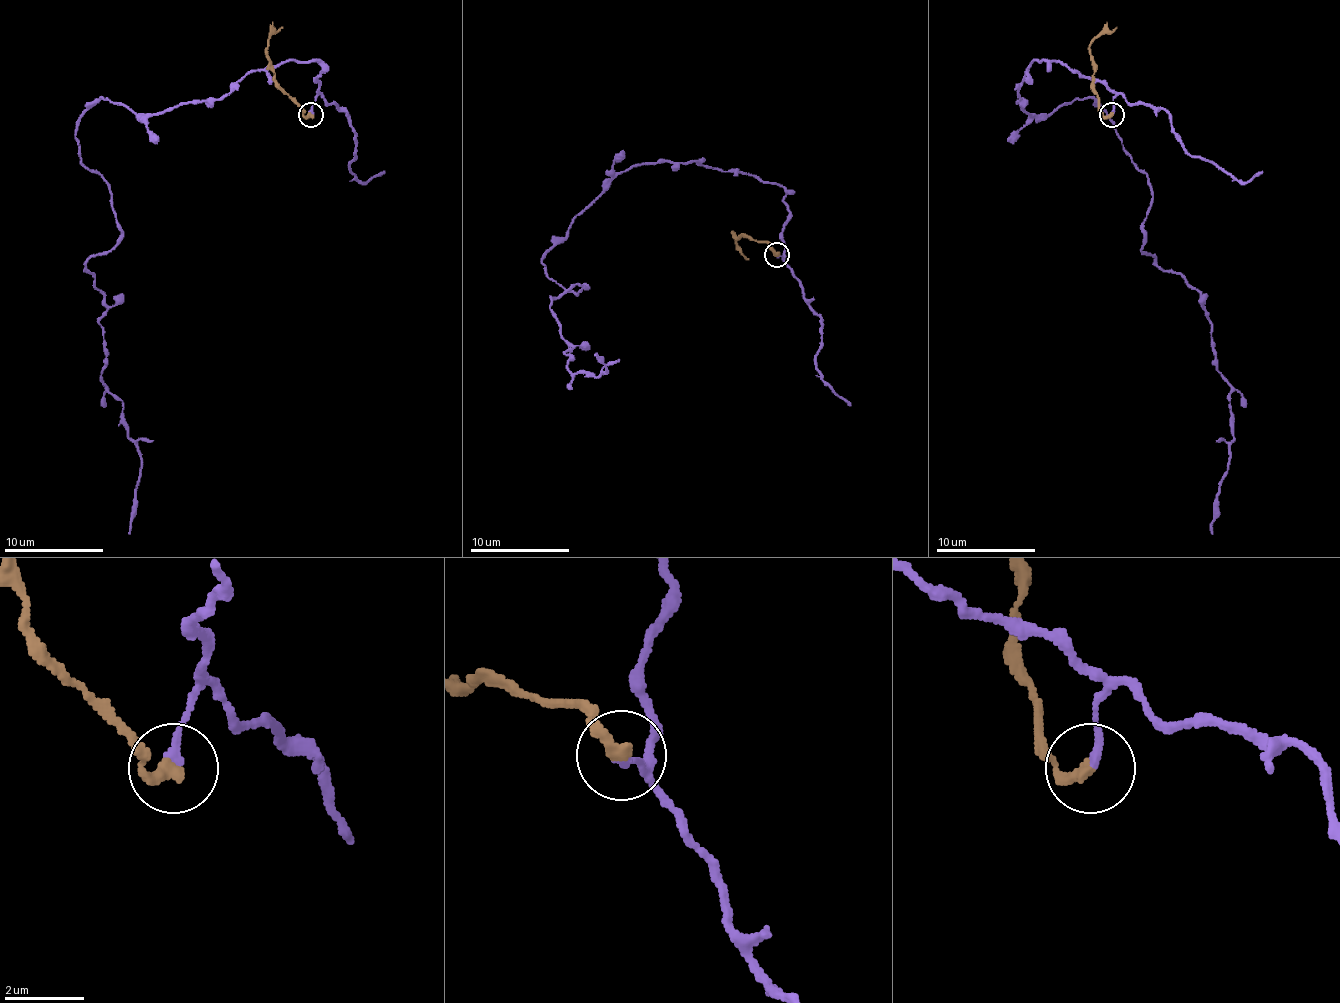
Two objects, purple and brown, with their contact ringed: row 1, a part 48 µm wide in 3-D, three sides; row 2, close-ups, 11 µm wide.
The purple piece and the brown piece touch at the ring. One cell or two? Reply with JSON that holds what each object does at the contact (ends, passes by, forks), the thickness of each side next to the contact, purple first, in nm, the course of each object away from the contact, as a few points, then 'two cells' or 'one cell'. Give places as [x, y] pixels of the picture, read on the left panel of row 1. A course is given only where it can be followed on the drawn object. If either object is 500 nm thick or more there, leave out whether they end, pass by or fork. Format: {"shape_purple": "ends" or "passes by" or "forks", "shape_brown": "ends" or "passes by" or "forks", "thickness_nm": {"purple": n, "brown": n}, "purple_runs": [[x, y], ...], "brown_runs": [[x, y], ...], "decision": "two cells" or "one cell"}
{"shape_purple": "ends", "shape_brown": "ends", "thickness_nm": {"purple": 220, "brown": 320}, "purple_runs": [[312, 115], [319, 61], [289, 61], [78, 123], [120, 240], [85, 269], [140, 456], [128, 533]], "brown_runs": [[312, 115], [302, 110], [282, 88], [267, 53], [267, 41], [282, 26]], "decision": "two cells"}

